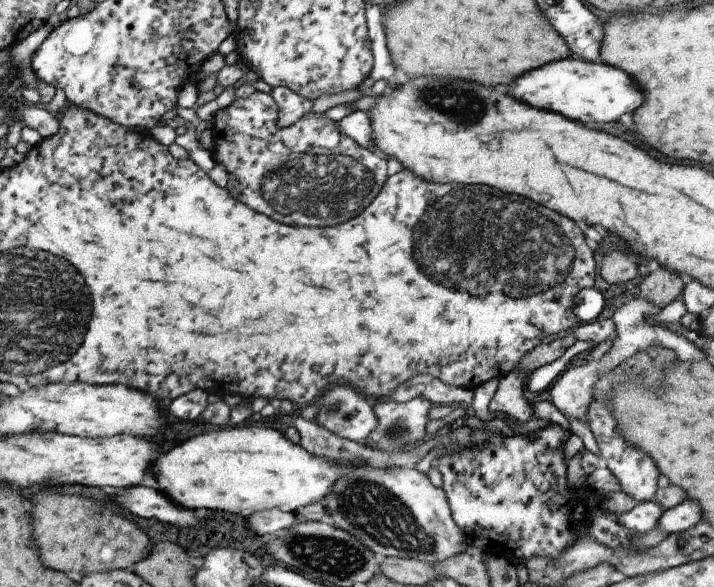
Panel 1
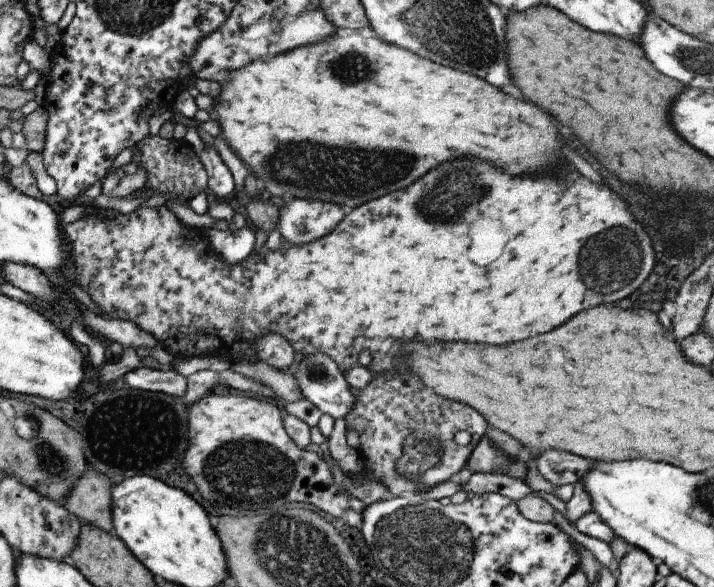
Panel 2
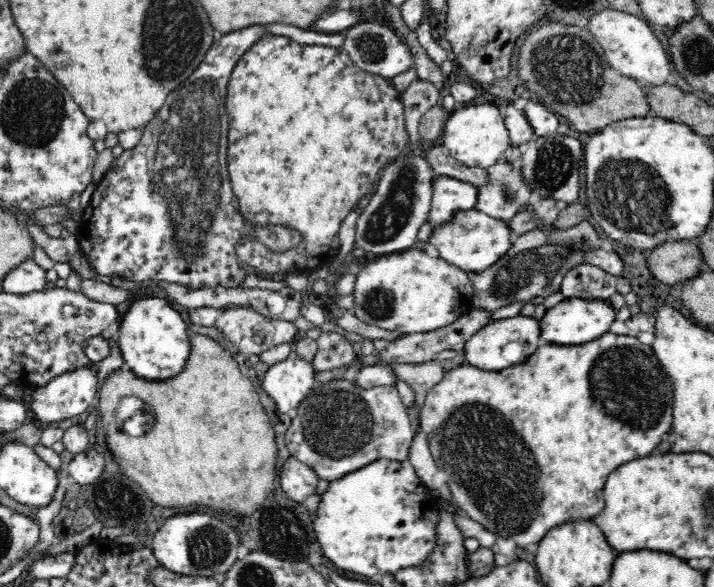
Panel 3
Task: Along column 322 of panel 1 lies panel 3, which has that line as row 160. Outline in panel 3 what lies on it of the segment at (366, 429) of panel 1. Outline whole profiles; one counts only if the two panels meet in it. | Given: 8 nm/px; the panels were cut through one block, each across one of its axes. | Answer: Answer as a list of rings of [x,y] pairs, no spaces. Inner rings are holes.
[[[407,152],[393,160],[388,166],[385,166],[378,180],[378,188],[367,202],[365,209],[359,214],[355,228],[355,251],[363,250],[363,254],[371,253],[383,256],[386,254],[406,251],[412,247],[418,246],[416,235],[420,226],[428,220],[429,210],[431,209],[433,181],[437,174],[426,161],[426,157],[409,155]]]

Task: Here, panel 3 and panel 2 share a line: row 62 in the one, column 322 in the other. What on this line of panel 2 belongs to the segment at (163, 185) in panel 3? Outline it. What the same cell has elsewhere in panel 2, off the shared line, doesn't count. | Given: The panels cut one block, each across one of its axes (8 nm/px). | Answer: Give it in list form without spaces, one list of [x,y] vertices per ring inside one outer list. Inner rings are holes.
[[[308,198],[285,200],[284,206],[278,210],[280,222],[277,230],[283,240],[292,246],[312,244],[318,238],[330,234],[347,212],[338,204]]]

